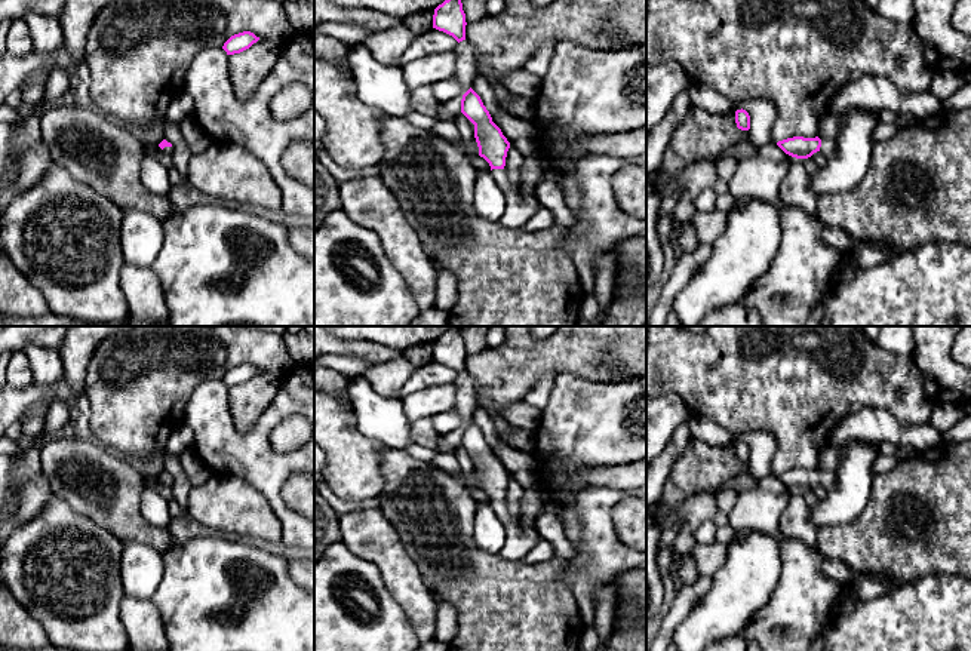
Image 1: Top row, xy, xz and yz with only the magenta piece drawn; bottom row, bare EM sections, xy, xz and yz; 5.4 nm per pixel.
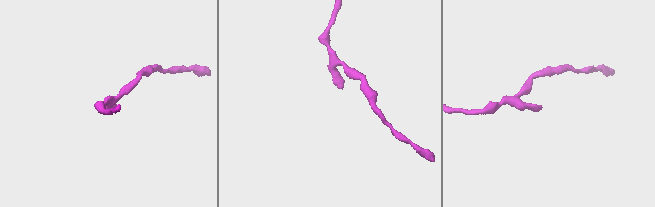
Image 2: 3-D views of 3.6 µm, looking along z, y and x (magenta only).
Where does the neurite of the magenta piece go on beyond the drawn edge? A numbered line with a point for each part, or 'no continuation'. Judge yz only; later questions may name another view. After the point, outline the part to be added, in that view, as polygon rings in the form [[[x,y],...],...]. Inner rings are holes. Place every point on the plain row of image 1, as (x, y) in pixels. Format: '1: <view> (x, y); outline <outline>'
1: yz (827, 479); outline [[[821,473],[821,479],[820,479],[820,483],[824,486],[824,488],[833,488],[836,485],[836,479],[835,479],[835,475],[833,473]]]

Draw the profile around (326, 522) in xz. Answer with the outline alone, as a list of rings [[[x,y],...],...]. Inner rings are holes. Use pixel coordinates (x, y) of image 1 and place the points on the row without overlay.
[[[314,482],[314,564],[329,544],[338,541],[342,541],[339,516],[319,494]]]

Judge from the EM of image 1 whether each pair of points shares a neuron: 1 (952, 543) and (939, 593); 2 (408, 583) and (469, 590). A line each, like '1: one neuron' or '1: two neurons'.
1: two neurons
2: two neurons

